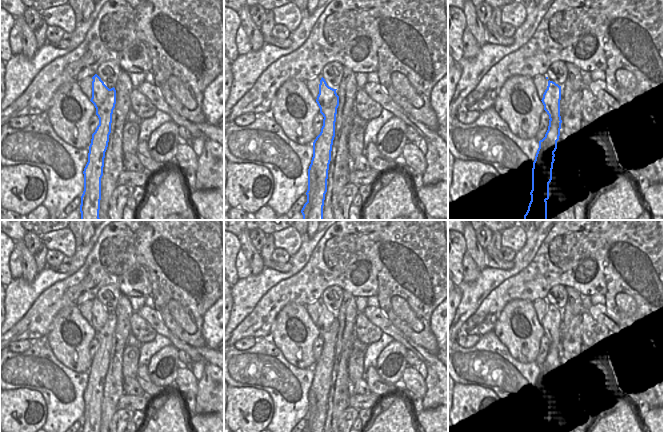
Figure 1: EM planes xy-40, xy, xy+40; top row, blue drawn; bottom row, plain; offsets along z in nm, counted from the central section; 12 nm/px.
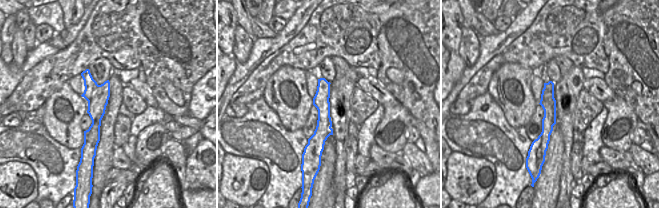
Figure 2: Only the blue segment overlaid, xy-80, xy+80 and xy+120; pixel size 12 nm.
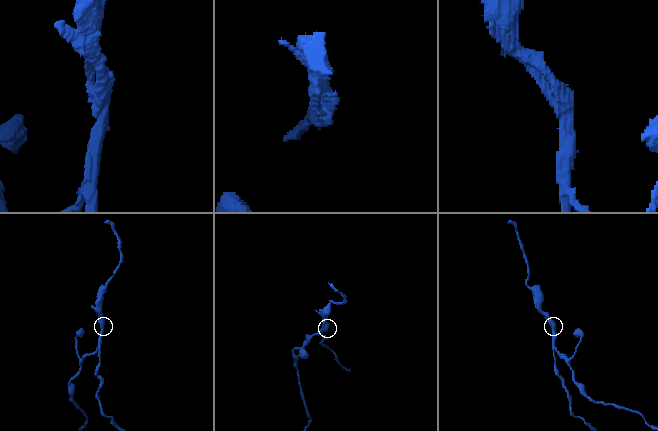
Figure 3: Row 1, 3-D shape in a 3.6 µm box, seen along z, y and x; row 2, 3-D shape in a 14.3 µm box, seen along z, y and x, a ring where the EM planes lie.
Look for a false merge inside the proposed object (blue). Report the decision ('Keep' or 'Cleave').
Cleave

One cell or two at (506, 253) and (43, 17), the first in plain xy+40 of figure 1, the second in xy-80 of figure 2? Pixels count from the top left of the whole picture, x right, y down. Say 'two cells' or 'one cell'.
two cells

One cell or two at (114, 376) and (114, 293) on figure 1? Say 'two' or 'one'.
two

